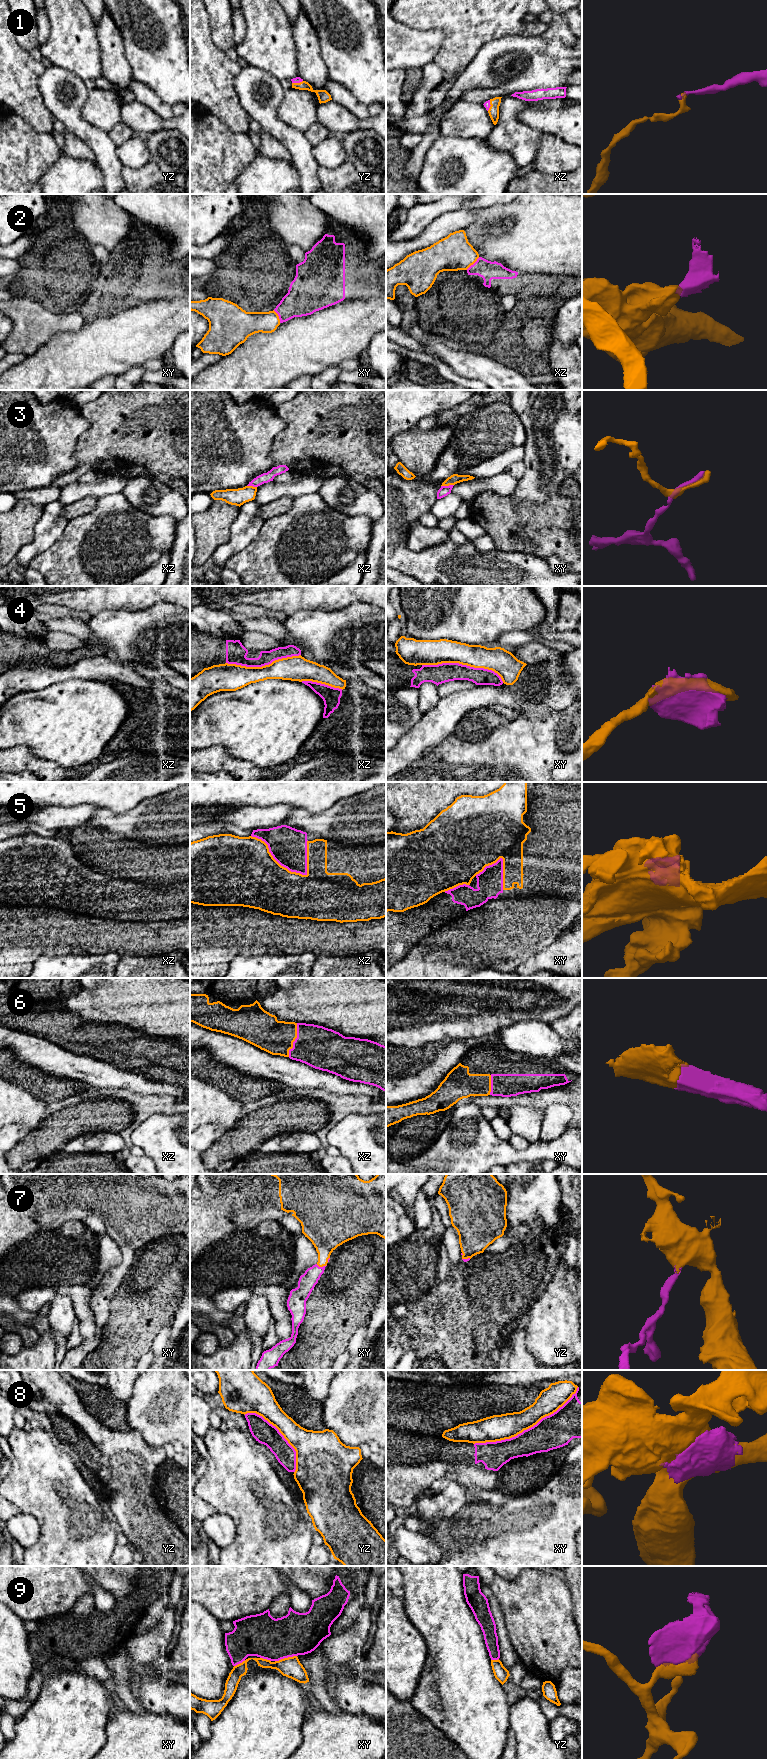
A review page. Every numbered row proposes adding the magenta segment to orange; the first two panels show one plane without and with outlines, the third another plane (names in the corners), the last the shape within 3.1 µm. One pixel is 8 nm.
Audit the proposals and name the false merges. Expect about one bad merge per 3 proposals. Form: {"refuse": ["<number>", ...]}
{"refuse": ["2", "3", "4", "5", "8"]}

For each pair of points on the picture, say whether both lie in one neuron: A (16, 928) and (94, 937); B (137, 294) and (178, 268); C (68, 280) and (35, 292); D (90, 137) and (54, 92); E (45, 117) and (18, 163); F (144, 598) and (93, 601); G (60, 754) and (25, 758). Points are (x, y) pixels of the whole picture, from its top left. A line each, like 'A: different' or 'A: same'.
A: same
B: same
C: same
D: same
E: different
F: same
G: different

